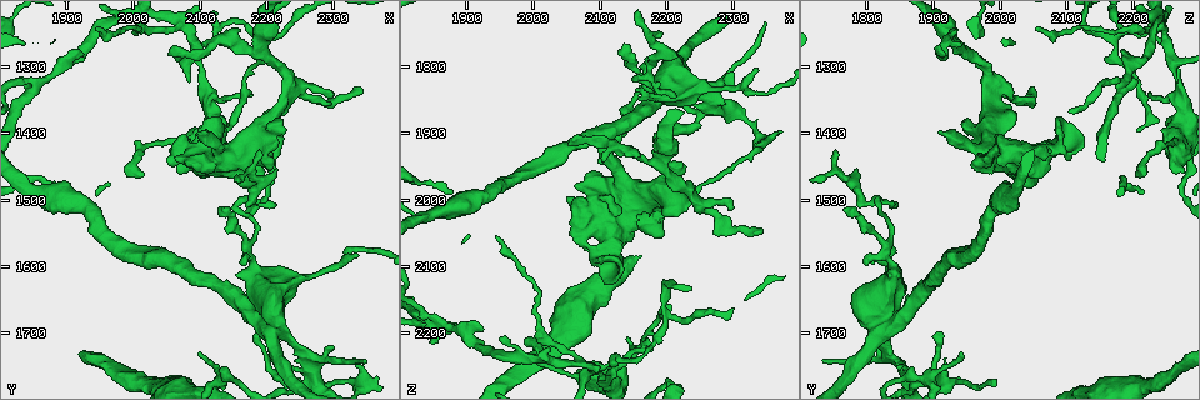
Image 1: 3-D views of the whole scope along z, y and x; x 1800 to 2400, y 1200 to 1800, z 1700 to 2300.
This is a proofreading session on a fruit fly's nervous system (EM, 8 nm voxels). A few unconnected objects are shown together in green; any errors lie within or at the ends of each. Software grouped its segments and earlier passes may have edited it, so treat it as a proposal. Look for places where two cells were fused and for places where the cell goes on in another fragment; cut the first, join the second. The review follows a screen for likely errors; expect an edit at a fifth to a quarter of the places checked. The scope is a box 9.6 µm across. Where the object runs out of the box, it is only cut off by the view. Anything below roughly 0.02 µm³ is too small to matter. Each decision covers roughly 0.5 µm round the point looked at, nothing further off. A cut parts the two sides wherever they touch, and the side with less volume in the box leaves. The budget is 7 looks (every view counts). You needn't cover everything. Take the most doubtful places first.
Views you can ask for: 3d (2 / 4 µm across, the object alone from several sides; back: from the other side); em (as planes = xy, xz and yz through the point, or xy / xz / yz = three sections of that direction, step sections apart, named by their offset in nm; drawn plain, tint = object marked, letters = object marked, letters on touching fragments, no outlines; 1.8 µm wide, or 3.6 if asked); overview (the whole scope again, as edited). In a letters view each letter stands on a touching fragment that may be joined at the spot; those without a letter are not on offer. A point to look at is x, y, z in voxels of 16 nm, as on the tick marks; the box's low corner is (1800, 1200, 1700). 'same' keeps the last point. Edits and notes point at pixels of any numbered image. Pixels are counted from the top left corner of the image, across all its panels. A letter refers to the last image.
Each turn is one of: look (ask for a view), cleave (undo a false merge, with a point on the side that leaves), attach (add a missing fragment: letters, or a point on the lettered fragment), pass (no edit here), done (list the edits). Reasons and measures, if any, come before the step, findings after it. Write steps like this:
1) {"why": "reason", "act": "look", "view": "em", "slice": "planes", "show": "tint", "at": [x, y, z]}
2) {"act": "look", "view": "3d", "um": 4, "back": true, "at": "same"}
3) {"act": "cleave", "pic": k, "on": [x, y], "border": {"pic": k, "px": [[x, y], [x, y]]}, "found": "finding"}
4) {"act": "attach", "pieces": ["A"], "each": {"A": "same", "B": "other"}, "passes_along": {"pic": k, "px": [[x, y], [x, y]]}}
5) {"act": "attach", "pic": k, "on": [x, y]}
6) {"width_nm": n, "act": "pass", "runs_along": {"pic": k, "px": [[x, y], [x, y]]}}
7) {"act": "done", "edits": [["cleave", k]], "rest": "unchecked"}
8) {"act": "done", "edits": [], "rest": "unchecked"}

{"why": "sharp bend", "act": "look", "view": "em", "slice": "planes", "show": "letters", "at": [2205, 1680, 1820]}

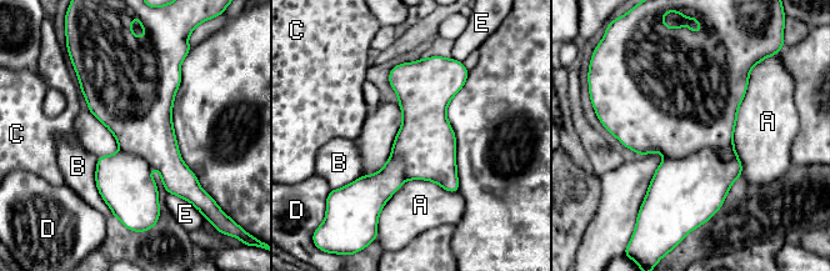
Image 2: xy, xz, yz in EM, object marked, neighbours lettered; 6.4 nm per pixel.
{"act": "cleave", "pic": 2, "on": [695, 186], "each": {"A": "other", "B": "other", "C": "other", "D": "other", "E": "other"}, "border": {"pic": 2, "px": [[735, 151], [666, 157]]}, "found": "a second cell is stuck on"}

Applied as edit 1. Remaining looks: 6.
{"why": "abrupt turn", "act": "look", "view": "3d", "um": 2, "at": [2160, 1505, 1820]}

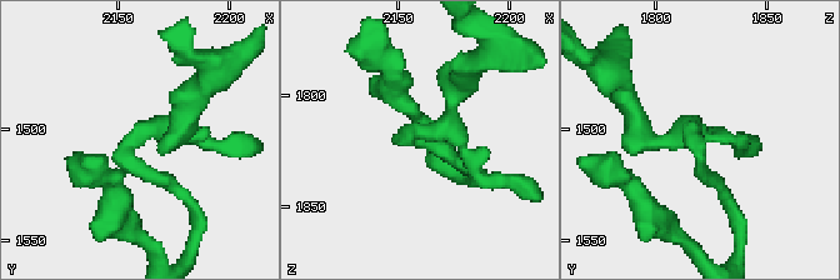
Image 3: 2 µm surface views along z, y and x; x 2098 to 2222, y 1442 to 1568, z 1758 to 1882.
{"act": "look", "view": "em", "slice": "planes", "show": "plain", "at": [2161, 1509, 1817]}

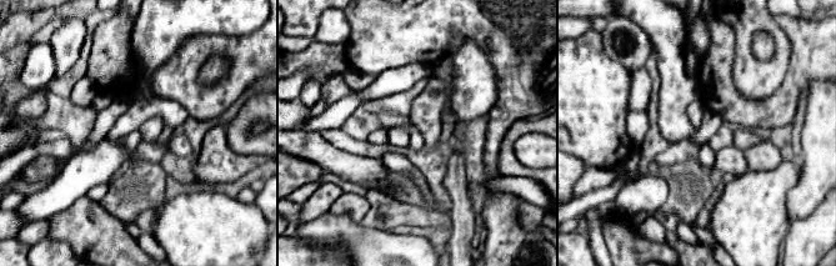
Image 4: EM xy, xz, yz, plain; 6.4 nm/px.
{"act": "look", "view": "em", "slice": "planes", "show": "letters", "at": "same"}

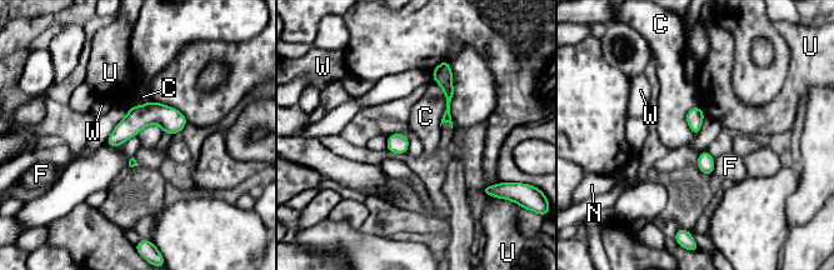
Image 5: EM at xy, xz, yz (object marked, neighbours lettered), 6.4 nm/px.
{"act": "pass", "each": {"C": "other", "F": "other", "N": "other", "U": "other", "W": "other"}, "border": {"pic": 5, "px": [[433, 78], [445, 99], [440, 125]]}, "found": "one cell here"}

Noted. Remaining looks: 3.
{"why": "an open end", "act": "look", "view": "3d", "um": 2, "at": [2340, 1330, 2050]}

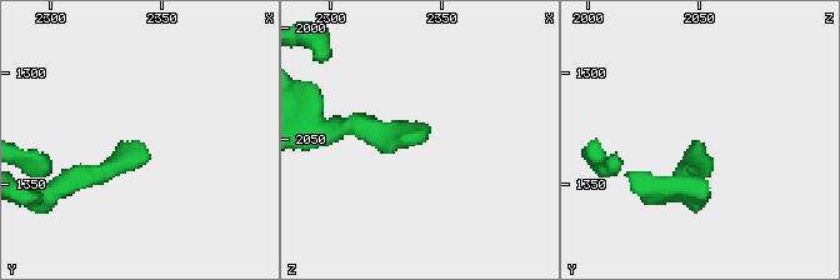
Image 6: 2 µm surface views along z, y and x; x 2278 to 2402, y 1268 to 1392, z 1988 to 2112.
{"why": "now the EM", "act": "look", "view": "em", "slice": "planes", "show": "letters", "at": [2342, 1330, 2047]}

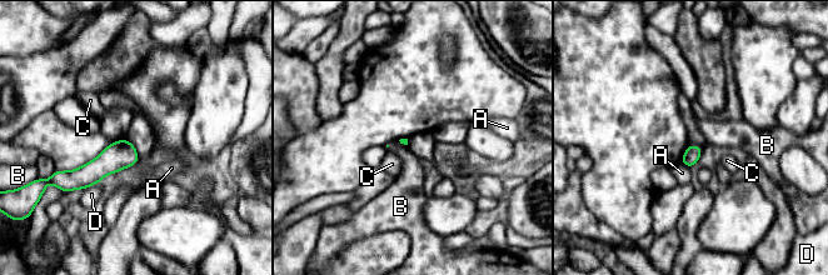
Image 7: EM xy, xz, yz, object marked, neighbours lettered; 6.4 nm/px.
{"longest_contact_nm": ["D", 90], "act": "pass", "each": {"A": "other", "B": "other", "C": "other", "D": "other"}, "border": {"pic": 7, "px": [[125, 138], [116, 141]]}, "found": "none of them fits"}

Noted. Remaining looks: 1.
{"act": "done", "edits": [["cleave", 2]], "rest": "unchecked"}

